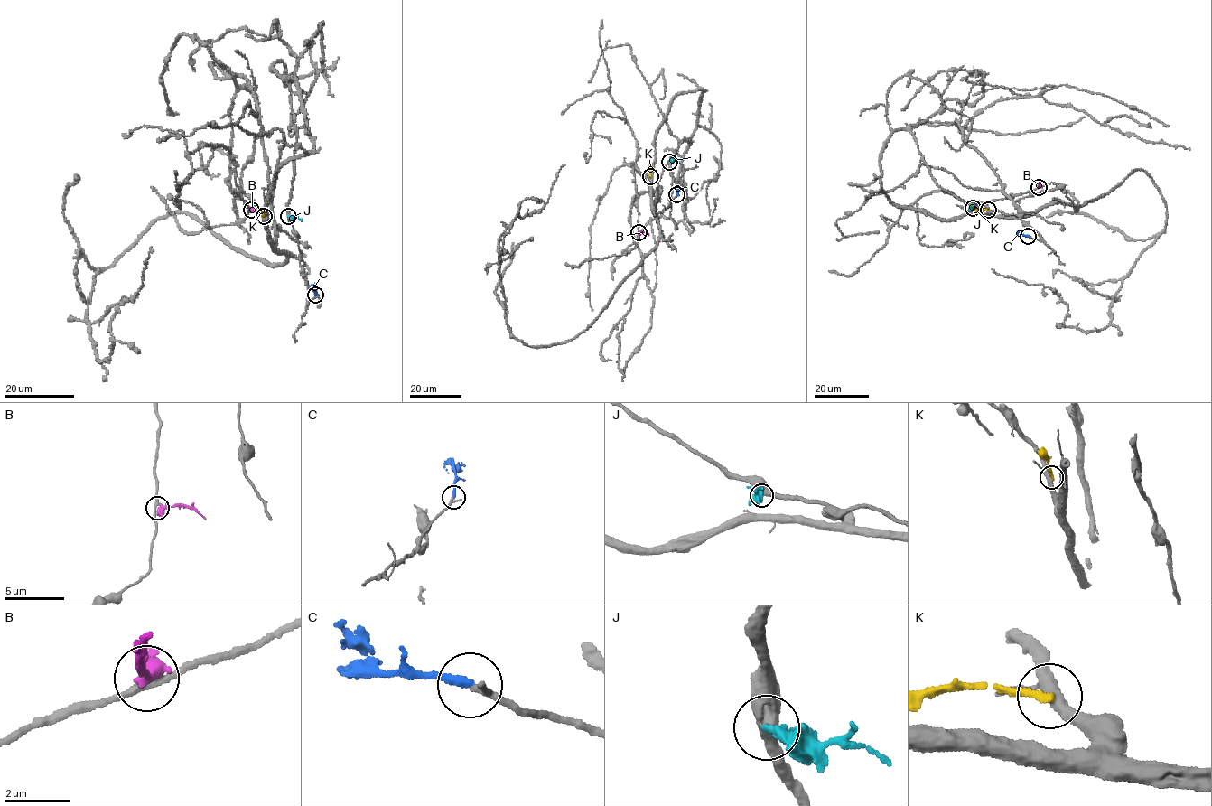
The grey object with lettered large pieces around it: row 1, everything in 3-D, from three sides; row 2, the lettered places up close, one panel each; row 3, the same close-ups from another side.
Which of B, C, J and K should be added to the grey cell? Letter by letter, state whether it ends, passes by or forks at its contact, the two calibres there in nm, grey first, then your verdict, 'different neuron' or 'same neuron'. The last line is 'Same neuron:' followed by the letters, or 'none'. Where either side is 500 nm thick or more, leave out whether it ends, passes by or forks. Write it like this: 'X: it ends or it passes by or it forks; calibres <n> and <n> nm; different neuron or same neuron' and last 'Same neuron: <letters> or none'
B: calibres 200 and 500 nm; different neuron
C: it ends; calibres 140 and 240 nm; same neuron
J: it ends; calibres 480 and 240 nm; different neuron
K: it ends; calibres 320 and 240 nm; different neuron
Same neuron: C

